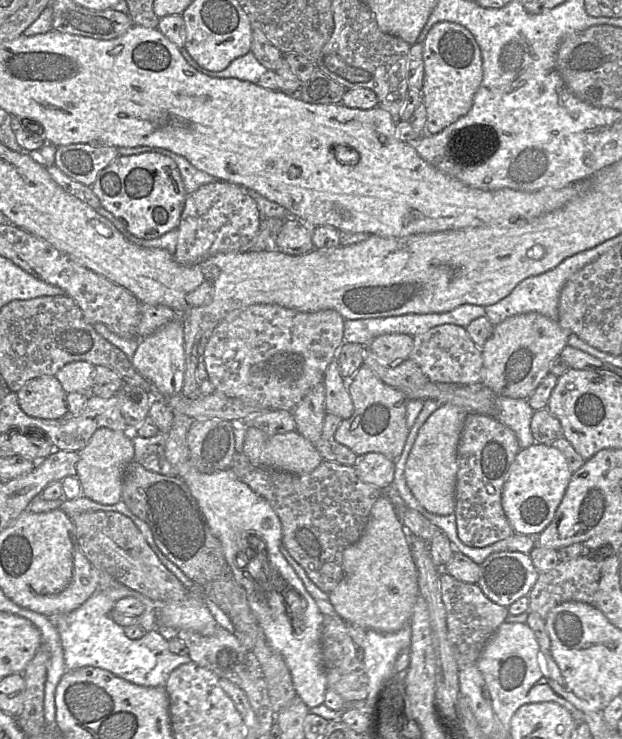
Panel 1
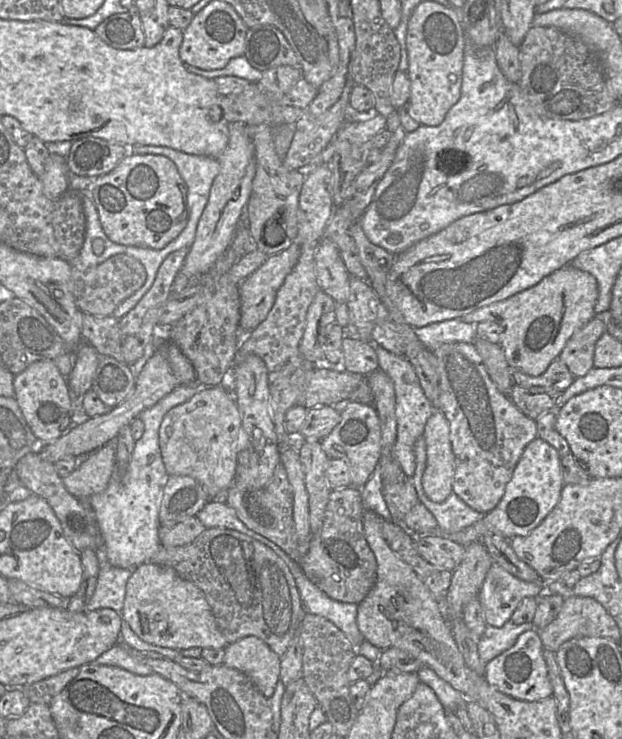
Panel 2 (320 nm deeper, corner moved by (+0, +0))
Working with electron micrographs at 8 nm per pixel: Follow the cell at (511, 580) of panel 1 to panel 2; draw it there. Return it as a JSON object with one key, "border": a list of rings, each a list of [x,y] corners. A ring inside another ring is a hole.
{"border":[[[493,562],[478,593],[486,624],[502,627],[511,618],[522,599],[546,592],[545,585],[543,581],[521,580]]]}

